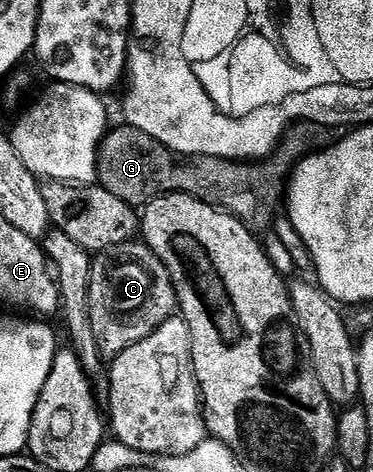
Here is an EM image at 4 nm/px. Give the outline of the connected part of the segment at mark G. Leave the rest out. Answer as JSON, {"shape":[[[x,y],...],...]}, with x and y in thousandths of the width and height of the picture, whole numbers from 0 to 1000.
{"shape":[[[796,256],[772,269],[759,297],[737,314],[735,324],[692,341],[617,341],[590,333],[501,333],[493,324],[466,324],[453,311],[421,303],[410,286],[389,286],[389,278],[367,278],[367,269],[330,261],[322,273],[300,271],[265,305],[263,390],[282,394],[314,422],[335,422],[357,439],[389,439],[418,413],[440,409],[493,409],[517,422],[539,422],[539,430],[560,430],[606,451],[622,451],[651,477],[676,489],[724,487],[753,436],[764,426],[780,369],[794,350],[834,324],[855,324],[890,305],[890,275],[874,265],[853,265],[836,256]]]}

